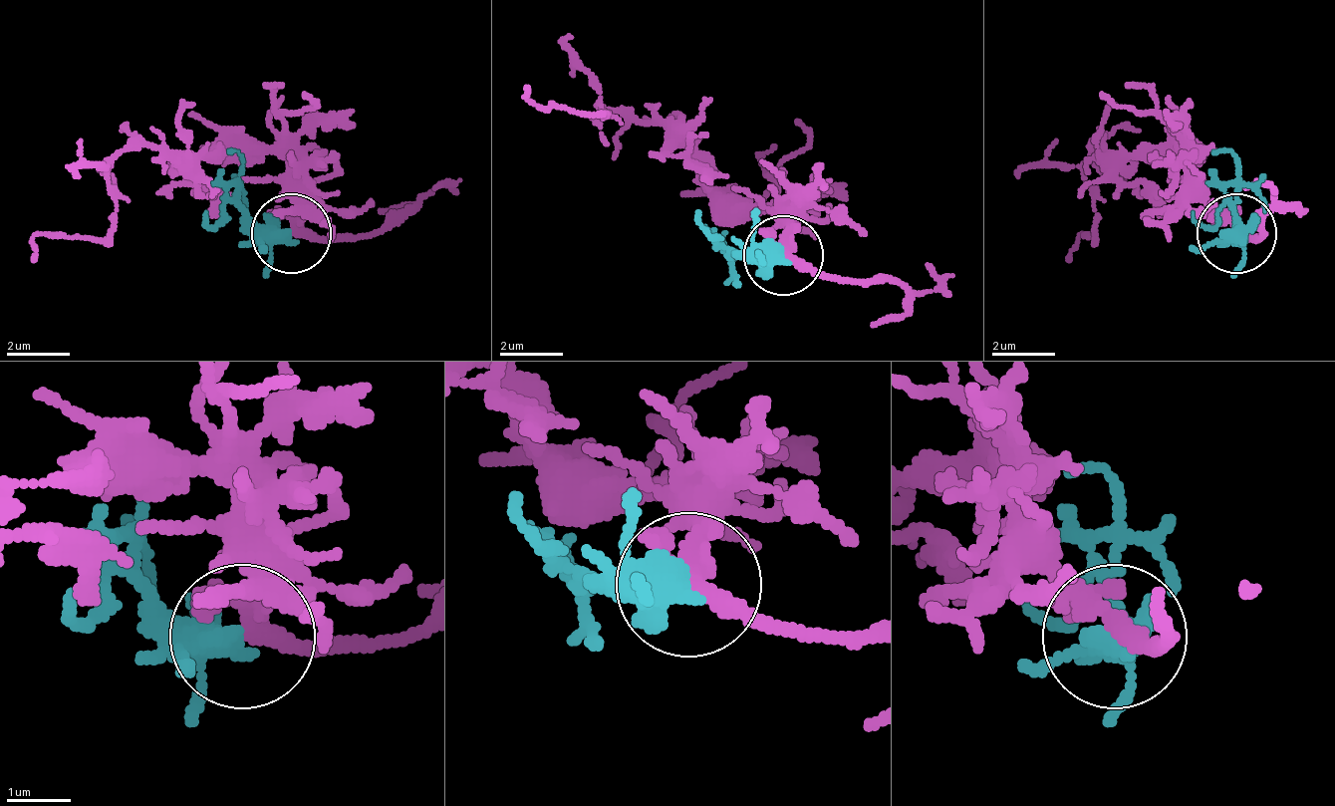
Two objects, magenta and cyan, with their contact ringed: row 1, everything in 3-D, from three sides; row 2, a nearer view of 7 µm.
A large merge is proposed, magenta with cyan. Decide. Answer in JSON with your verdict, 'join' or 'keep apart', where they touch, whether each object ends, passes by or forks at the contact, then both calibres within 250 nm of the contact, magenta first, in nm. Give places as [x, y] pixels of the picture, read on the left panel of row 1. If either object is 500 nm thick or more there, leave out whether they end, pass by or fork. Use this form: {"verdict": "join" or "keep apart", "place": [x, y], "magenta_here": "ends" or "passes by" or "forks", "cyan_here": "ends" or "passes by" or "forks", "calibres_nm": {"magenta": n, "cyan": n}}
{"verdict": "join", "place": [291, 233], "magenta_here": "forks", "cyan_here": "forks", "calibres_nm": {"magenta": 240, "cyan": 320}}

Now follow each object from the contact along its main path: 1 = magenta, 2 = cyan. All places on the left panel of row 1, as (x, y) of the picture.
1: (293, 231), (293, 199), (269, 176), (133, 144), (110, 168), (118, 223), (102, 239), (39, 231), (39, 263)
2: (293, 231), (237, 199), (237, 152)

